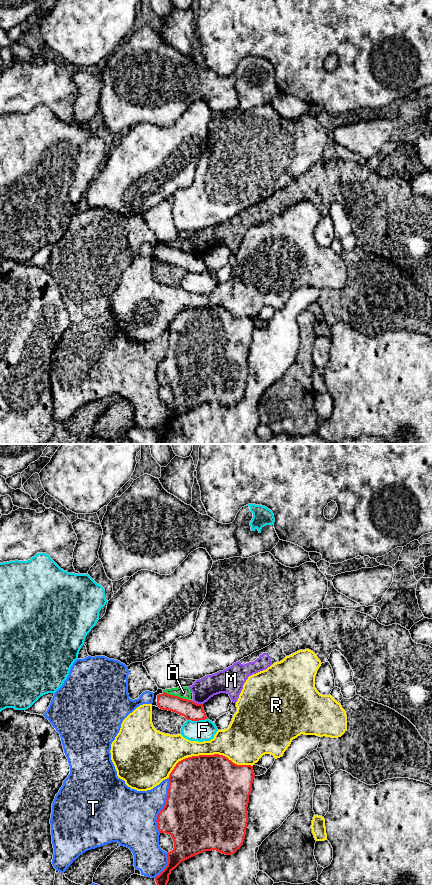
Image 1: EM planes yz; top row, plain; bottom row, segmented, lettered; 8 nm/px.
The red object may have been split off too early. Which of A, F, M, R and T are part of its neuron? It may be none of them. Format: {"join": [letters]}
{"join": []}

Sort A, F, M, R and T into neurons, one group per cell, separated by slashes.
A M / F / R / T

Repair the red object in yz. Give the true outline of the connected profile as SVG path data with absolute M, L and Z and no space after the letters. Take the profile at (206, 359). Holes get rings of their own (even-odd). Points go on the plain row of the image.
M219 306L192 308L176 316L168 330L165 358L156 372L160 385L169 386L174 394L173 402L167 405L167 418L155 429L158 444L165 443L171 423L182 413L211 402L231 407L242 398L254 329L253 318L237 317Z

